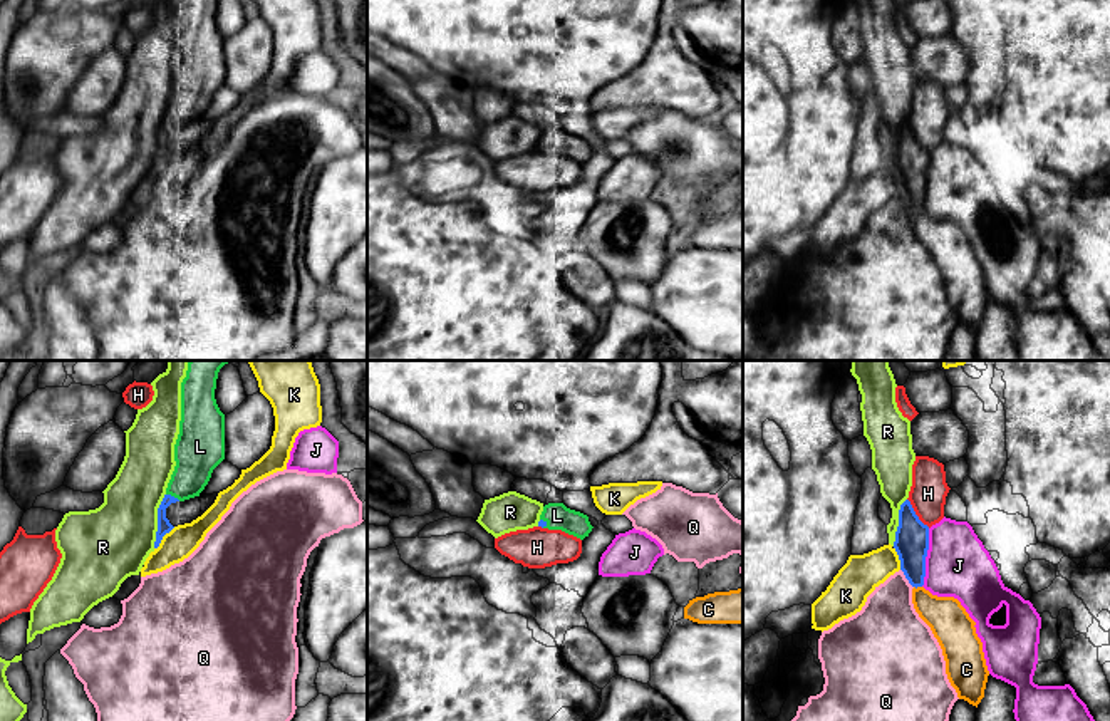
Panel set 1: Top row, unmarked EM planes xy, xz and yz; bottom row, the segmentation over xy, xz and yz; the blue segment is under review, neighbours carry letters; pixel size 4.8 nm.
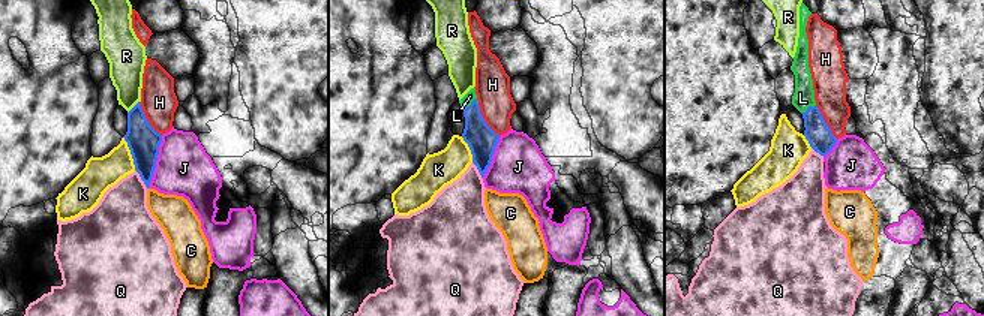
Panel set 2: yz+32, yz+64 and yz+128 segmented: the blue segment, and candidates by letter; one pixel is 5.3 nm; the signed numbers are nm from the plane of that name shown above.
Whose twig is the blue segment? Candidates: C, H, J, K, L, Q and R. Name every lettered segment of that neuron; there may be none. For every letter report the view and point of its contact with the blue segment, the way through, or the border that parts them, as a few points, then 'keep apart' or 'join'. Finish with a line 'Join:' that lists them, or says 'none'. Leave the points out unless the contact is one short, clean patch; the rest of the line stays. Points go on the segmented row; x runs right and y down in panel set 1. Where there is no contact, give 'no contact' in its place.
C: contact yz (918, 586); keep apart
H: contact yz (914, 513); keep apart
J: contact yz (926, 555); keep apart
K: contact xy (163, 535); keep apart
L: contact xy (173, 497); join
Q: contact yz (906, 577); keep apart
R: contact xy (158, 520); keep apart
Join: L

